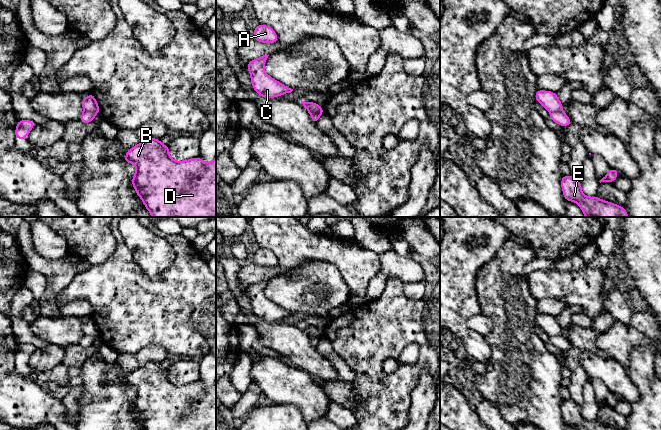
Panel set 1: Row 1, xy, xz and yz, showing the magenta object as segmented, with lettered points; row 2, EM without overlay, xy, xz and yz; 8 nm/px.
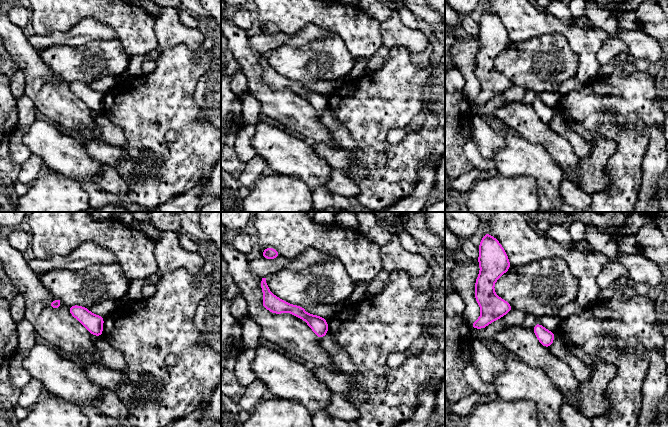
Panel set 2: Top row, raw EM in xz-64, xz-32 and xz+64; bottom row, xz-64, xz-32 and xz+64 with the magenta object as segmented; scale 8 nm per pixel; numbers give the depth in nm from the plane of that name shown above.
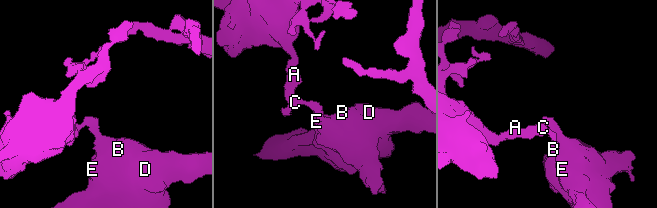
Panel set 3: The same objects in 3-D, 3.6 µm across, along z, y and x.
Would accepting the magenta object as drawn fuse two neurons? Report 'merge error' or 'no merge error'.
merge error

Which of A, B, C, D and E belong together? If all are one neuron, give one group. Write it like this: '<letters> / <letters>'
A C / B D E

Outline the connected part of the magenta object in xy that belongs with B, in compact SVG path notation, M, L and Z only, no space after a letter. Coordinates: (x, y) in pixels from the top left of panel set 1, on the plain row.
M149 362L127 374L124 386L135 388L132 410L144 430L216 430L216 383L209 387L200 381L175 385L169 379L168 369L163 369L160 363Z

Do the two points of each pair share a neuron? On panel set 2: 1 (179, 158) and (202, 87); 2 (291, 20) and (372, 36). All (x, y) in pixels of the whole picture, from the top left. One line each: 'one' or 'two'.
1: two
2: one

